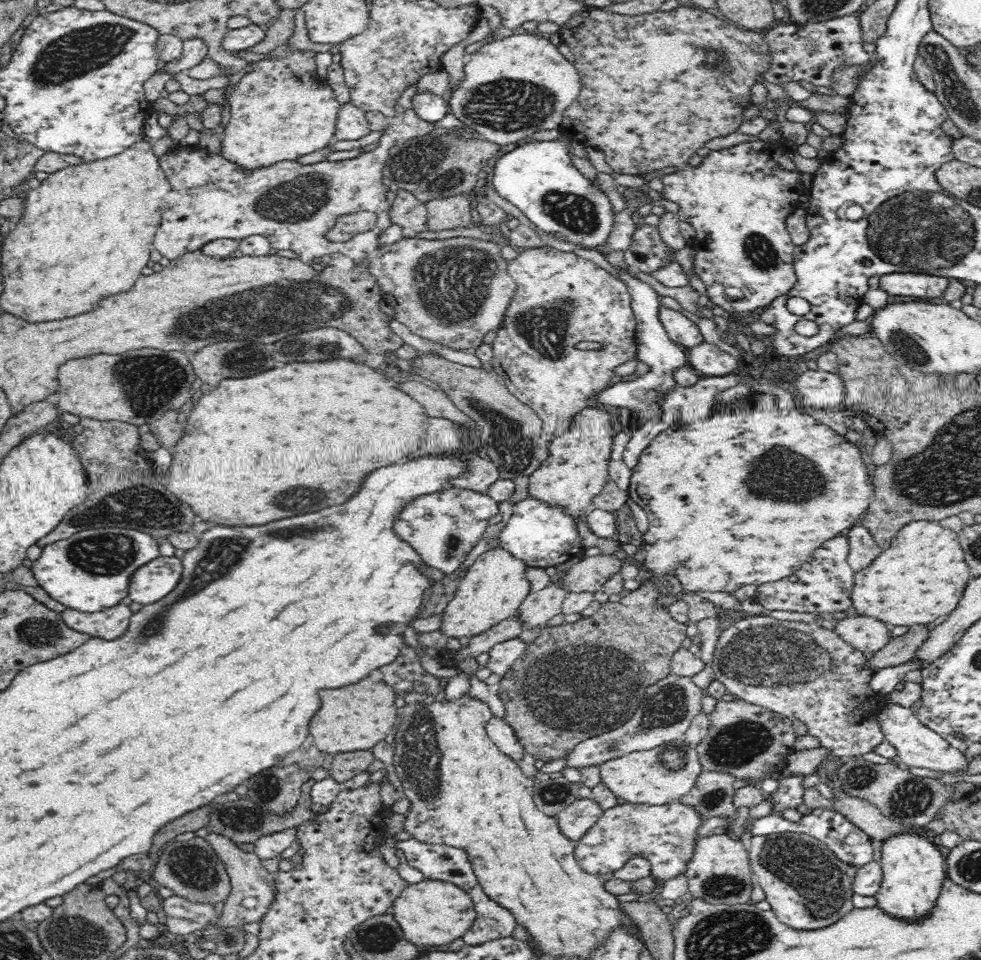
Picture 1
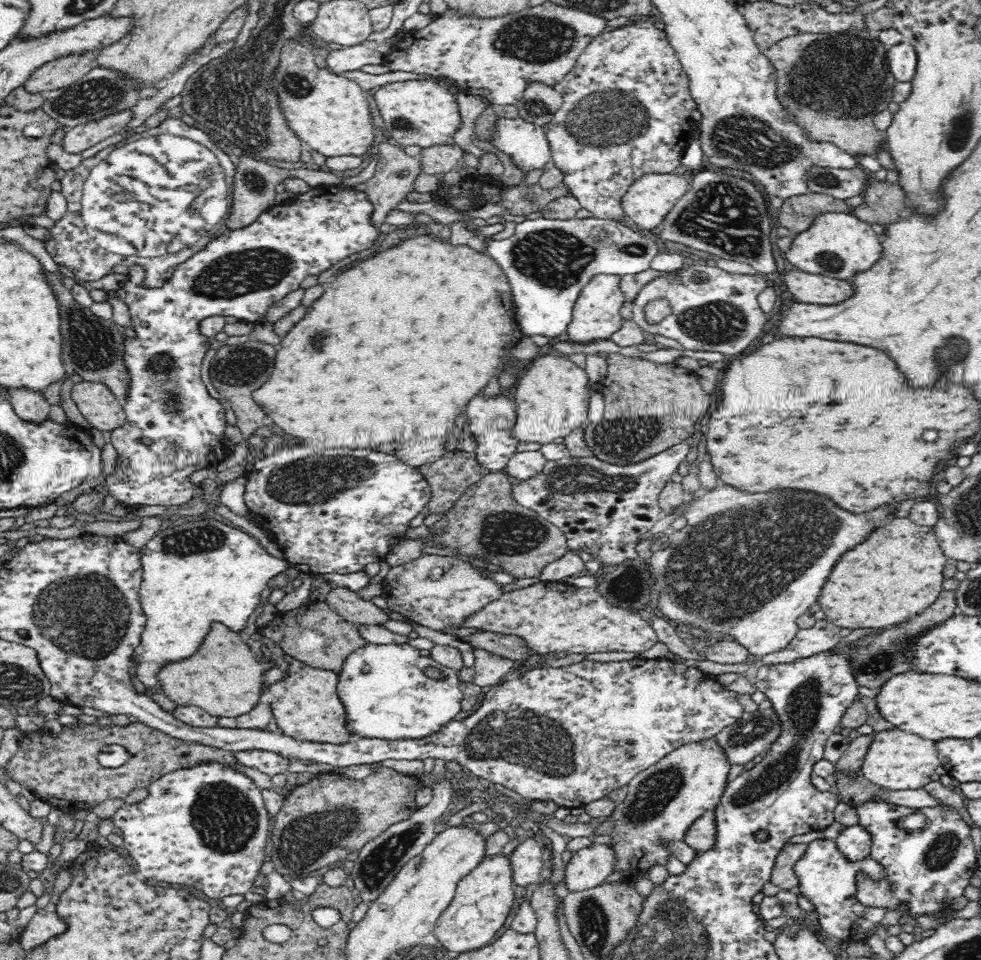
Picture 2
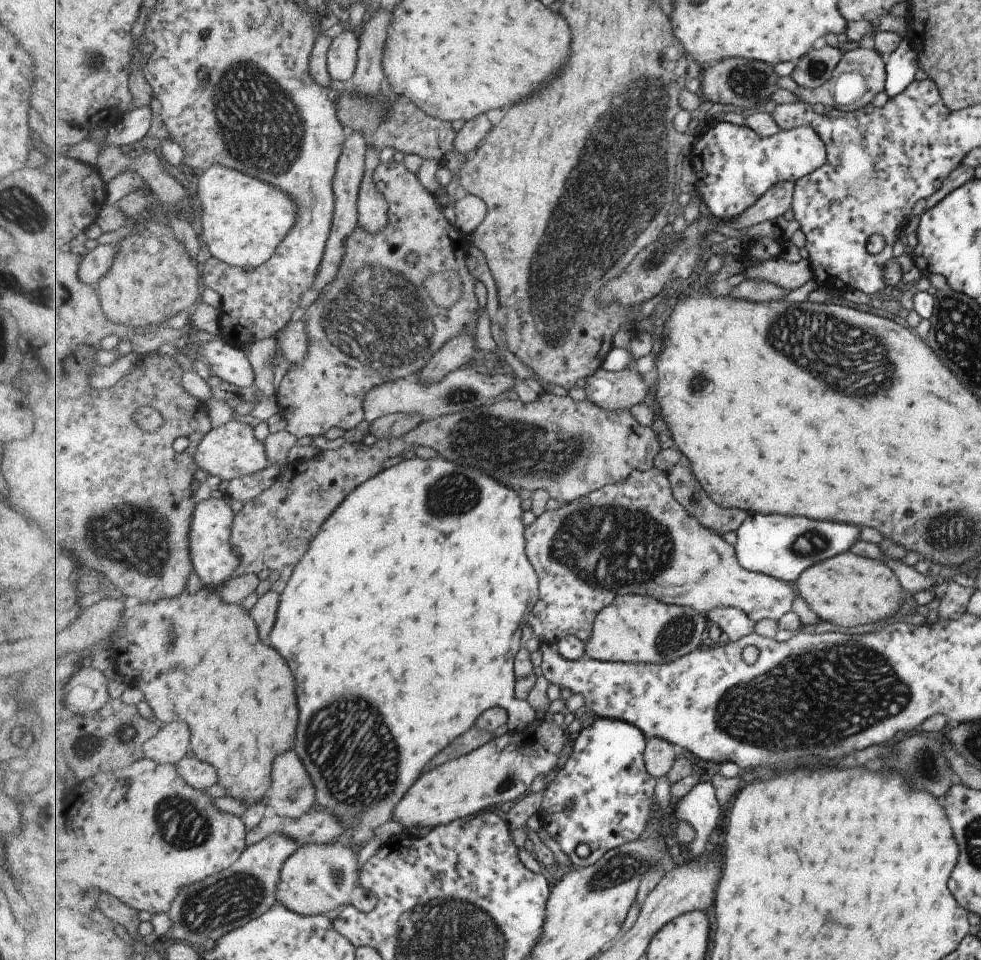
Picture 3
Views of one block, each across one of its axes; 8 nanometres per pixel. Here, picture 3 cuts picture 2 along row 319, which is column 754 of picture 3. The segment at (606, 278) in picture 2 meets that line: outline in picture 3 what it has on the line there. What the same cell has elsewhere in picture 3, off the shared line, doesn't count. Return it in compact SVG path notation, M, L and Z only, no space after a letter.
M653 467L650 471L635 470L625 482L609 484L588 494L588 496L579 498L577 501L569 502L569 504L564 504L558 509L549 510L545 514L541 514L527 527L525 536L527 536L526 550L529 560L533 563L533 568L535 568L540 578L539 602L533 608L533 612L528 618L528 624L533 631L533 636L541 642L558 643L568 636L576 636L583 642L589 642L589 638L593 634L593 624L596 622L597 614L607 608L607 606L614 604L617 598L625 596L625 594L651 596L651 598L657 598L661 602L679 606L691 606L691 608L695 608L698 612L705 614L715 610L715 608L740 608L750 615L751 620L755 622L765 618L775 621L781 620L787 612L793 610L795 588L791 584L787 584L786 581L765 573L747 570L745 566L741 566L735 547L725 542L720 534L715 534L713 530L705 528L702 522L699 522L695 516L687 512L687 508L673 496L673 488L671 488L671 482L669 482L666 472L659 470L659 468Z

